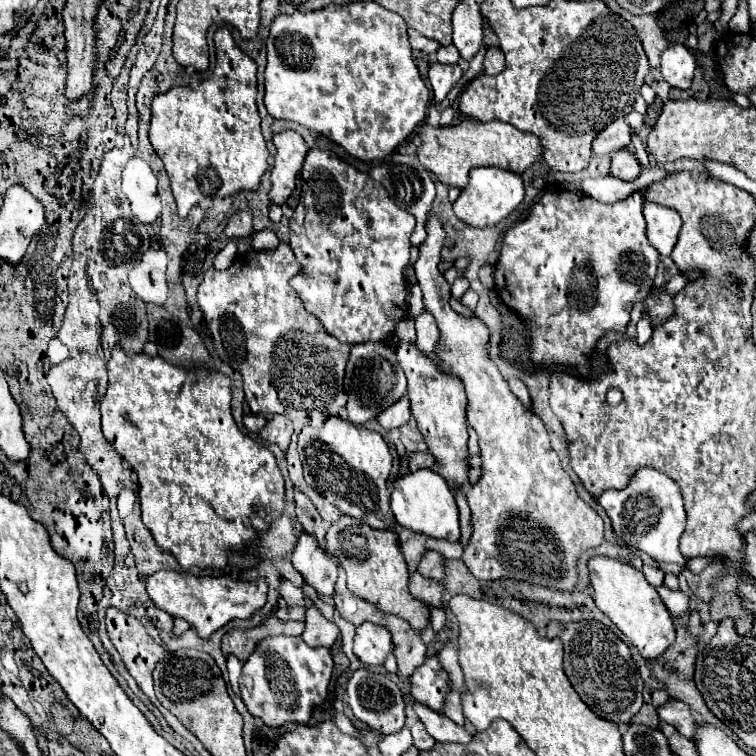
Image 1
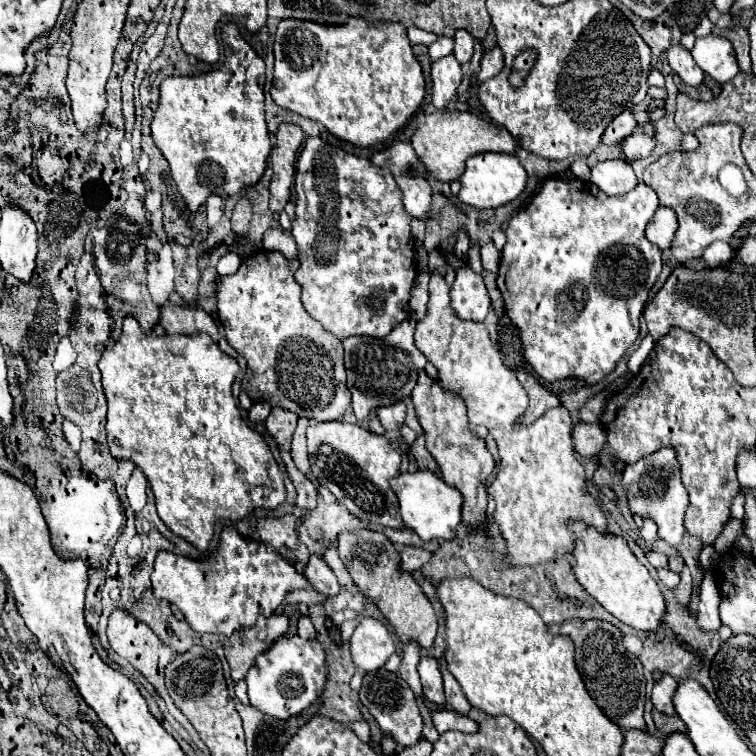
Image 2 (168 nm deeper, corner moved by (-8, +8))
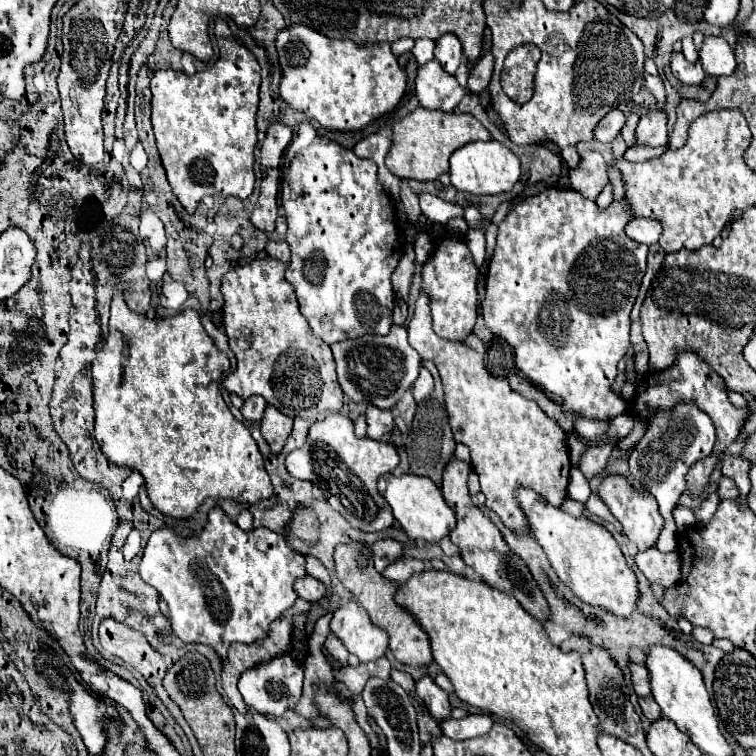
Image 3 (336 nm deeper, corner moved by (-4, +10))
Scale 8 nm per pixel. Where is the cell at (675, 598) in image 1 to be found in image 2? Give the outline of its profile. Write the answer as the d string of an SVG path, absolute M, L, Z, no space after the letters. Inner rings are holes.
M662 568L662 570L658 570L658 578L670 588L670 590L674 590L676 586L678 586L678 574L674 574L672 570L668 570L668 568Z

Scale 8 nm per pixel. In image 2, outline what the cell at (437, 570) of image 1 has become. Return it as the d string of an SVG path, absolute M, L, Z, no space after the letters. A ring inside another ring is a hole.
M406 546L406 548L400 550L400 556L402 556L402 568L408 570L408 572L414 572L414 570L420 570L424 564L430 562L432 552L424 550L424 548Z

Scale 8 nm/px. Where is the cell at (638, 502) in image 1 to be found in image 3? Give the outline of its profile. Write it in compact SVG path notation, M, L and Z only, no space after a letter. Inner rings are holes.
M676 404L676 408L656 410L648 418L648 430L630 456L630 476L656 496L664 518L672 518L672 510L680 494L686 490L686 474L690 466L712 454L714 440L714 424L710 416L696 408L696 404Z

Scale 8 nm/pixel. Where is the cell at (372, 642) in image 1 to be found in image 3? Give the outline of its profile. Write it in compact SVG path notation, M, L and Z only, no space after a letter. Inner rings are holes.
M356 600L346 602L334 612L330 632L340 638L346 650L358 656L360 662L378 660L388 648L388 636L378 626L372 626L366 610L360 610Z

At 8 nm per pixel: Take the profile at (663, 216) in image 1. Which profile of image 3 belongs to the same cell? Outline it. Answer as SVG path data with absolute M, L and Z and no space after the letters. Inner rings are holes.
M632 218L632 220L626 224L626 228L624 228L624 232L626 232L634 242L640 242L640 244L646 244L646 246L658 242L660 230L662 230L660 222L656 222L656 220L652 220L652 218Z

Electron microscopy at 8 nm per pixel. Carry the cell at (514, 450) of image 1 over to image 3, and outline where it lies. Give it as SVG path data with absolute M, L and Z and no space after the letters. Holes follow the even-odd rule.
M420 294L420 298L416 300L416 310L414 310L414 316L412 316L410 326L408 326L408 342L410 342L410 346L420 354L422 360L432 360L432 362L436 364L438 372L440 372L442 386L444 386L444 394L446 394L446 408L448 408L448 416L450 416L450 422L452 422L454 438L456 438L456 442L462 442L462 444L466 444L466 446L470 448L472 468L474 468L474 472L480 476L480 486L482 486L482 492L484 492L484 496L486 496L486 506L488 506L490 510L494 510L494 512L502 518L502 522L504 522L508 528L518 530L518 532L520 532L520 530L526 530L526 518L524 518L522 510L516 506L516 490L518 490L520 486L530 486L530 488L536 490L546 502L550 502L550 504L554 504L554 506L560 506L560 504L566 500L566 486L568 486L568 474L570 474L570 458L568 458L566 434L564 434L564 430L556 424L556 420L552 420L550 416L546 416L546 414L538 408L536 402L526 400L526 398L522 398L520 394L516 394L516 392L508 386L508 380L496 380L496 378L492 378L492 376L488 374L486 366L484 366L484 358L482 358L478 352L474 352L474 350L468 348L466 344L460 344L460 342L444 342L442 338L436 338L436 334L432 334L432 318L430 318L428 300L424 298L424 294Z

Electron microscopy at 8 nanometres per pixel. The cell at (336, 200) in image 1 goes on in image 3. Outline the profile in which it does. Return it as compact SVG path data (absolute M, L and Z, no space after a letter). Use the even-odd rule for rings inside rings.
M304 122L300 124L296 138L286 148L280 178L282 206L286 210L288 222L286 242L290 244L292 252L286 278L296 290L300 310L306 316L312 332L326 344L358 338L364 334L388 334L394 308L390 276L398 266L402 248L398 242L394 206L380 186L376 164L356 158L352 150L346 150L328 138L320 138L314 126Z

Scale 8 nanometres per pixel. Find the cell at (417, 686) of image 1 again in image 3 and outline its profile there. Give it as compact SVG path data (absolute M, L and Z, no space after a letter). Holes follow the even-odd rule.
M426 676L426 678L420 678L420 680L416 682L416 694L418 694L418 698L426 704L428 712L430 712L430 716L432 716L434 720L444 720L444 718L448 718L448 714L450 714L448 694L446 694L440 686L436 686L434 680L430 680L428 676Z

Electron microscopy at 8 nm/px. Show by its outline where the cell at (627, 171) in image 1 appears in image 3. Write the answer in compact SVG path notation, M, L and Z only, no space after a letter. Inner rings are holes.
M652 108L648 114L644 114L636 128L636 140L640 146L666 146L668 144L668 116L664 110Z

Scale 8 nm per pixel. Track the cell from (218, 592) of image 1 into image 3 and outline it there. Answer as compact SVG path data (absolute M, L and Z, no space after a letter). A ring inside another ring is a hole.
M216 506L210 510L208 524L196 536L178 536L170 528L154 530L144 548L140 576L146 584L154 586L160 598L168 604L168 620L174 634L182 642L212 646L224 660L230 644L252 644L268 636L270 624L294 604L296 592L292 586L294 580L306 576L304 564L304 554L292 550L284 536L268 528L244 532L222 512L222 508Z

